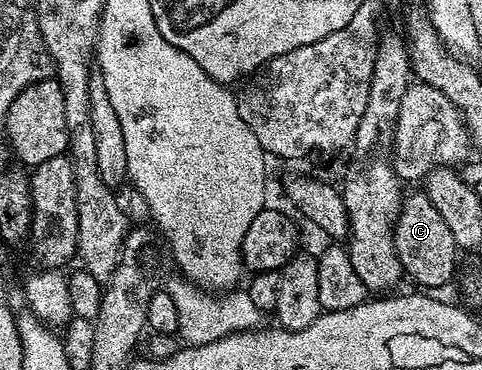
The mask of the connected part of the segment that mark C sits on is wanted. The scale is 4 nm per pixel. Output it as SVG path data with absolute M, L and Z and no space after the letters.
M417 190L413 196L405 195L400 202L400 212L394 226L394 246L398 250L403 275L417 280L424 290L441 287L450 283L456 275L456 255L458 249L450 226L446 226L442 214L434 210L434 202L423 191Z

